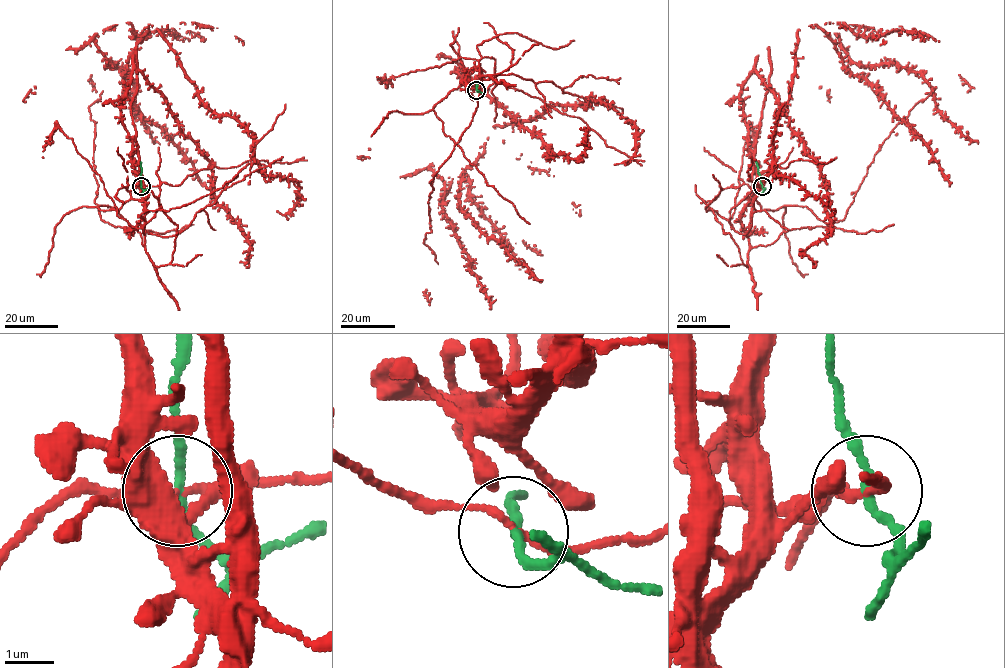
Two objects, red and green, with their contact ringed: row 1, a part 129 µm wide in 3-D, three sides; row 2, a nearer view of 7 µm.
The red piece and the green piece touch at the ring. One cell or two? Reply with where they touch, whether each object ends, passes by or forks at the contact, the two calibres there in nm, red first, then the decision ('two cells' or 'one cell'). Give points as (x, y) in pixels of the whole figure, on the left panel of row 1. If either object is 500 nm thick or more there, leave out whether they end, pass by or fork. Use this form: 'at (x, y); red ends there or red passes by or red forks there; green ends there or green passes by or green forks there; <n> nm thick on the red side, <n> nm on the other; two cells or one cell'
at (141, 186); red forks there; green passes by; 120 nm thick on the red side, 170 nm on the other; two cells

